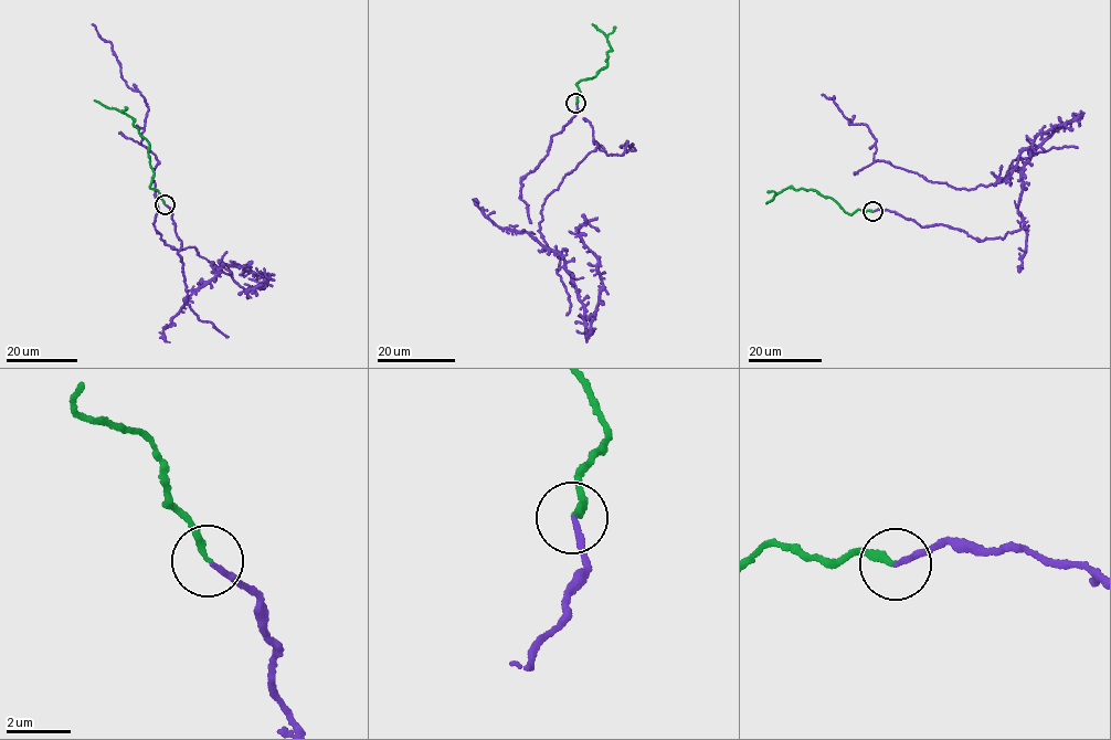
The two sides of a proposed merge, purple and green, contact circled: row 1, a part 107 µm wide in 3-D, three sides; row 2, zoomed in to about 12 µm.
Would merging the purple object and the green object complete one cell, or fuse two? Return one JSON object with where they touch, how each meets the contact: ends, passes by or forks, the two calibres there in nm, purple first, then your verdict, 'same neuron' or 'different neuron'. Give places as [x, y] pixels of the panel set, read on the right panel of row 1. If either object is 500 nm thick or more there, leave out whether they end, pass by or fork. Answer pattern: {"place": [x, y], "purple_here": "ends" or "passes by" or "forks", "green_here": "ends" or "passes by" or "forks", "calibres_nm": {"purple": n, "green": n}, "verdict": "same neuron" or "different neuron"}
{"place": [873, 211], "purple_here": "ends", "green_here": "ends", "calibres_nm": {"purple": 160, "green": 220}, "verdict": "same neuron"}

